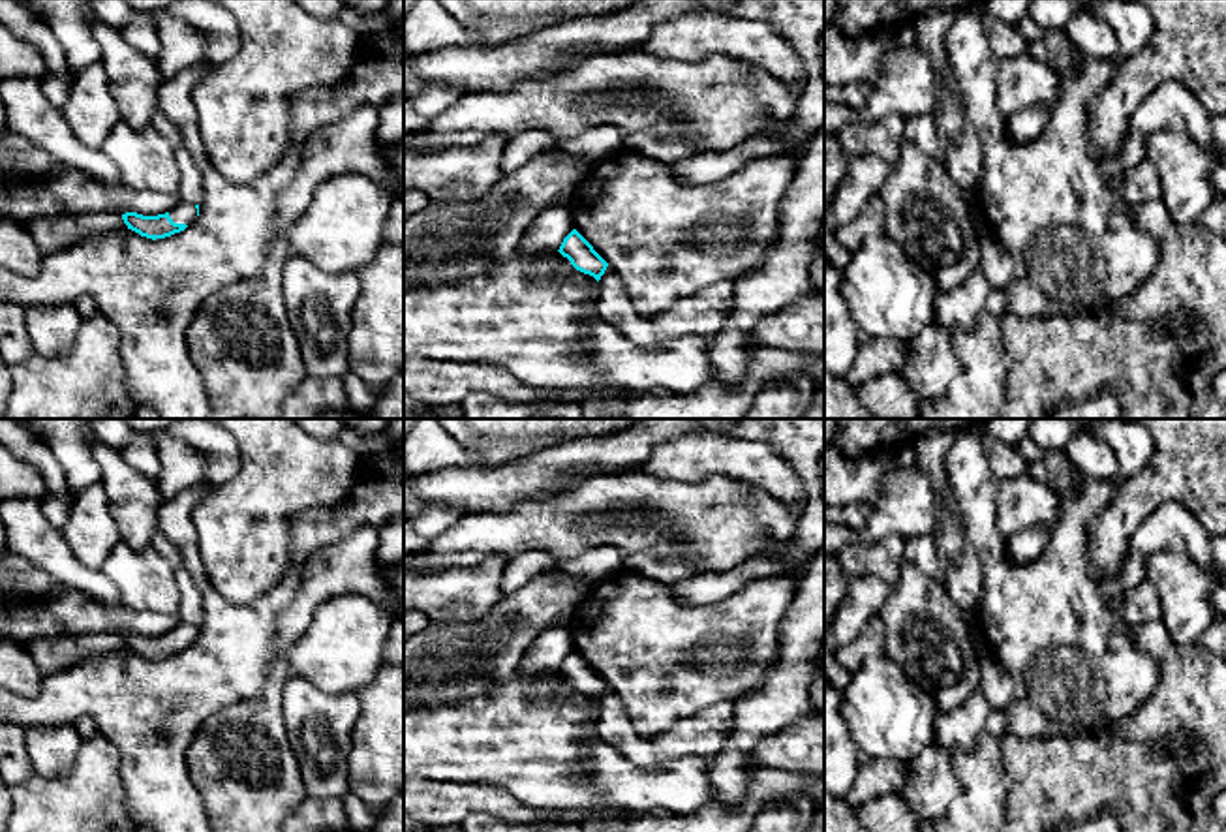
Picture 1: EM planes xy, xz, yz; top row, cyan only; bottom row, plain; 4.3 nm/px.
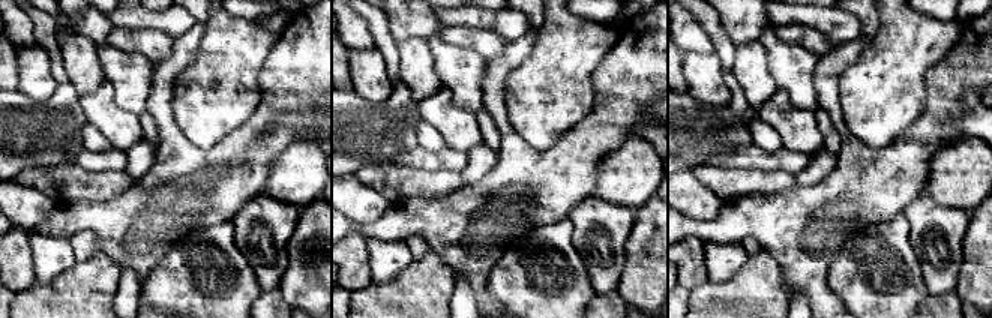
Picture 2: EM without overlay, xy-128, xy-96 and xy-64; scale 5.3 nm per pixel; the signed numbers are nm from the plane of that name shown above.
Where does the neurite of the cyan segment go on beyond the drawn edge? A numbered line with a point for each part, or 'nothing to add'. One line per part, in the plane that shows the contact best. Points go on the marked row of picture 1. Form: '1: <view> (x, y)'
1: xy (184, 213)

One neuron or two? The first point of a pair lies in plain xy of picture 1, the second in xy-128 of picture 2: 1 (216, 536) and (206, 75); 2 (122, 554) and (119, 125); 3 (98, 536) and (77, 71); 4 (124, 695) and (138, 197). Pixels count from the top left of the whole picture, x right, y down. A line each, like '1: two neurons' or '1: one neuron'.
1: one neuron
2: one neuron
3: one neuron
4: one neuron

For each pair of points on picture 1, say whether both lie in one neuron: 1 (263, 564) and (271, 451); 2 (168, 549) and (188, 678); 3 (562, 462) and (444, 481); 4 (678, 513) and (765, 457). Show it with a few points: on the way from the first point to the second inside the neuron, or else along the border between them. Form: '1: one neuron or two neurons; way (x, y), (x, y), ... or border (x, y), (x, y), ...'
1: one neuron; way (263, 536), (271, 479)
2: two neurons; border (162, 536), (177, 549), (183, 564)
3: one neuron; way (532, 479), (474, 483)
4: two neurons; border (688, 481), (731, 477), (772, 496)

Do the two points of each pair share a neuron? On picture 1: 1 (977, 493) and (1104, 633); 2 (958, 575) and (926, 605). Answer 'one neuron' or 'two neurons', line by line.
1: one neuron
2: two neurons

